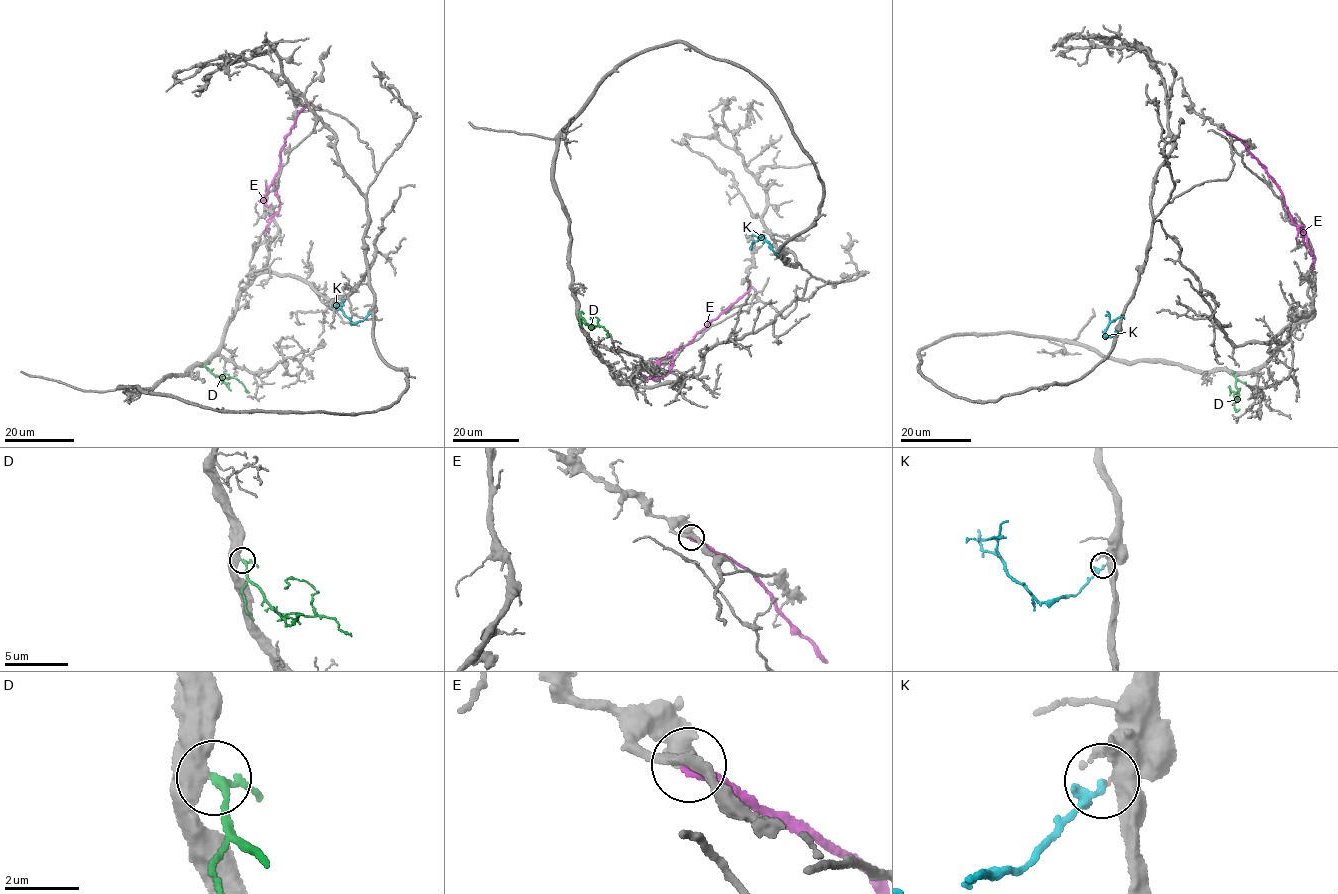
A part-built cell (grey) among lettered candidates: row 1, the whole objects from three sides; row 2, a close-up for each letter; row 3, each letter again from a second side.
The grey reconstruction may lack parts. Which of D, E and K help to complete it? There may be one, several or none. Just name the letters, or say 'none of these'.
D

